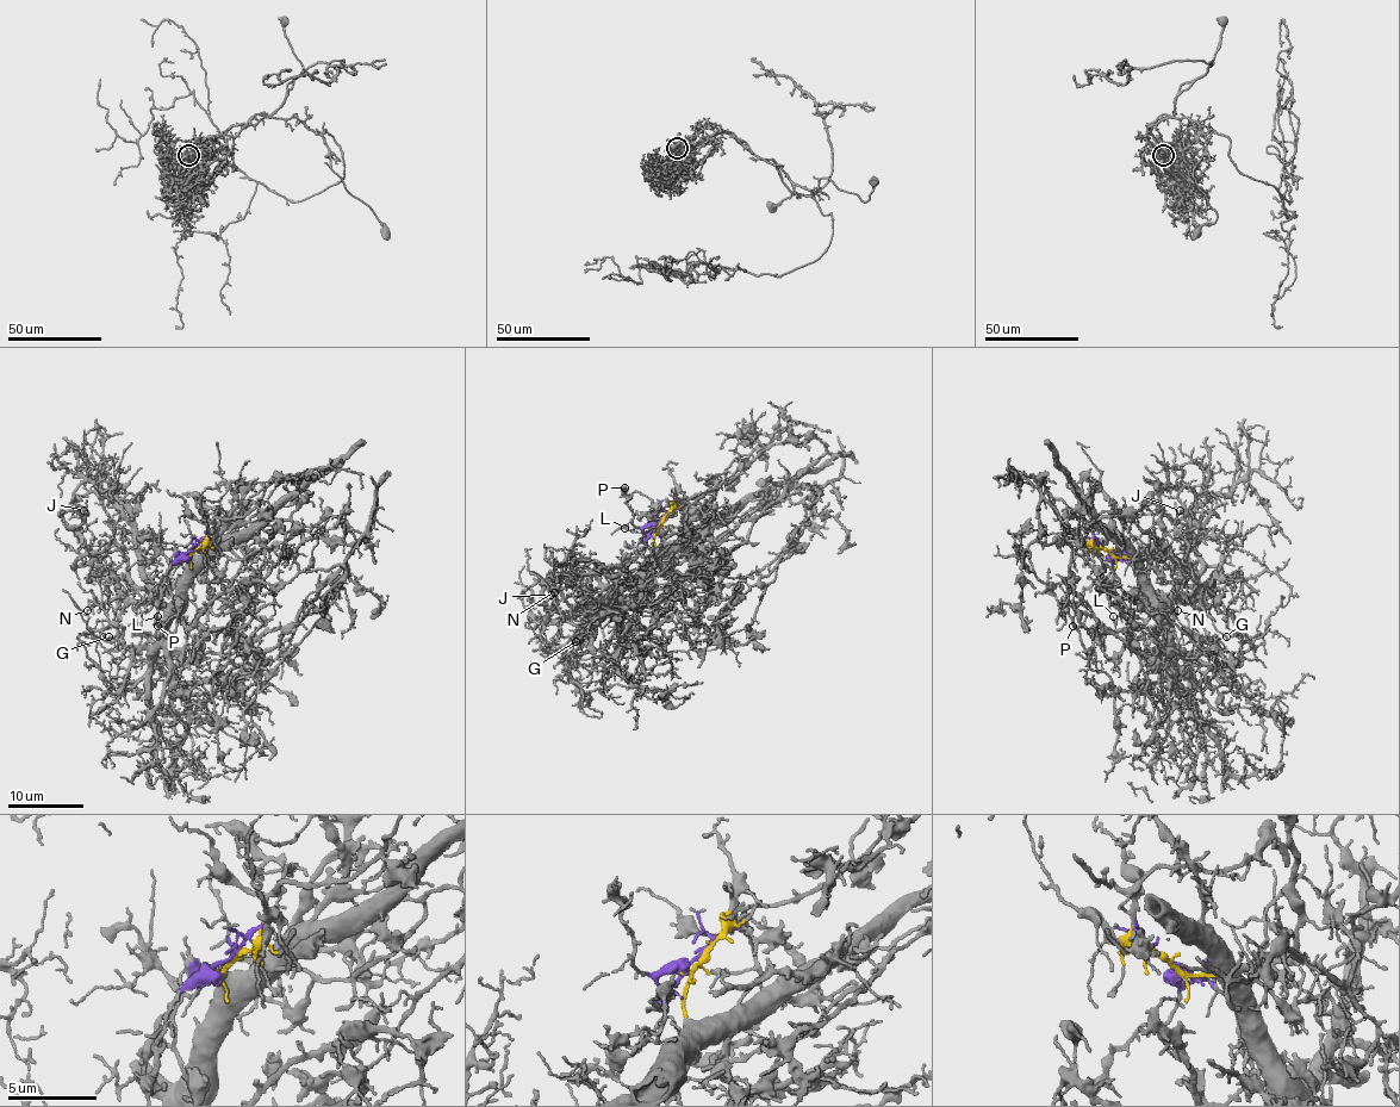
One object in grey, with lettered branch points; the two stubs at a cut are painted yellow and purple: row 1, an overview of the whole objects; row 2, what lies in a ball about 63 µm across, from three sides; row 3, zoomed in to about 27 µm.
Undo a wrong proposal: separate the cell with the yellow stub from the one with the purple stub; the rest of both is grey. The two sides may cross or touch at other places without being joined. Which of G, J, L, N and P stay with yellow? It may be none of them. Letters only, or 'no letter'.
G, J, N

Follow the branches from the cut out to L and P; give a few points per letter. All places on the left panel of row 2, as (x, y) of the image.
L: (193, 551), (172, 567), (168, 589), (178, 614), (165, 623), (156, 615)
P: (193, 551), (181, 554), (168, 570), (155, 617), (156, 627)

